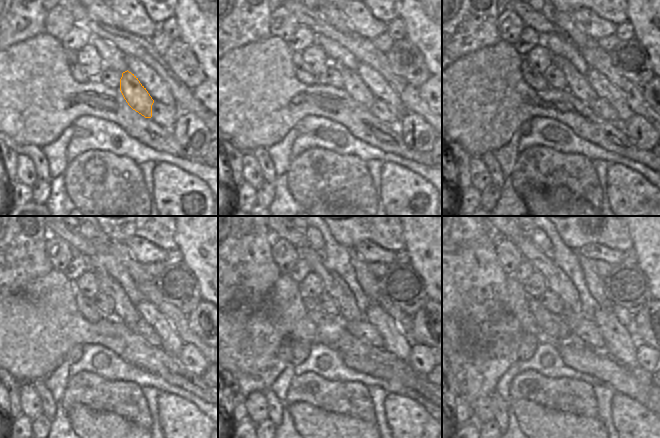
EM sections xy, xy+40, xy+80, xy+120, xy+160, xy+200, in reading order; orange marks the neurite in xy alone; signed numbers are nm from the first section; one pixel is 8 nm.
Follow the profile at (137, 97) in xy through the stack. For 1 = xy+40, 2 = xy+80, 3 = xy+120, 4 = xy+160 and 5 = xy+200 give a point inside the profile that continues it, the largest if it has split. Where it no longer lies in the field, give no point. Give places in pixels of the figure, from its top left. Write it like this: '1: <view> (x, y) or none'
1: xy+40 (353, 84)
2: xy+80 (576, 83)
3: xy+120 (124, 309)
4: xy+160 (333, 284)
5: xy+200 (556, 281)

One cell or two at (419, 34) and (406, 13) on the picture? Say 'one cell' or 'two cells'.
one cell

